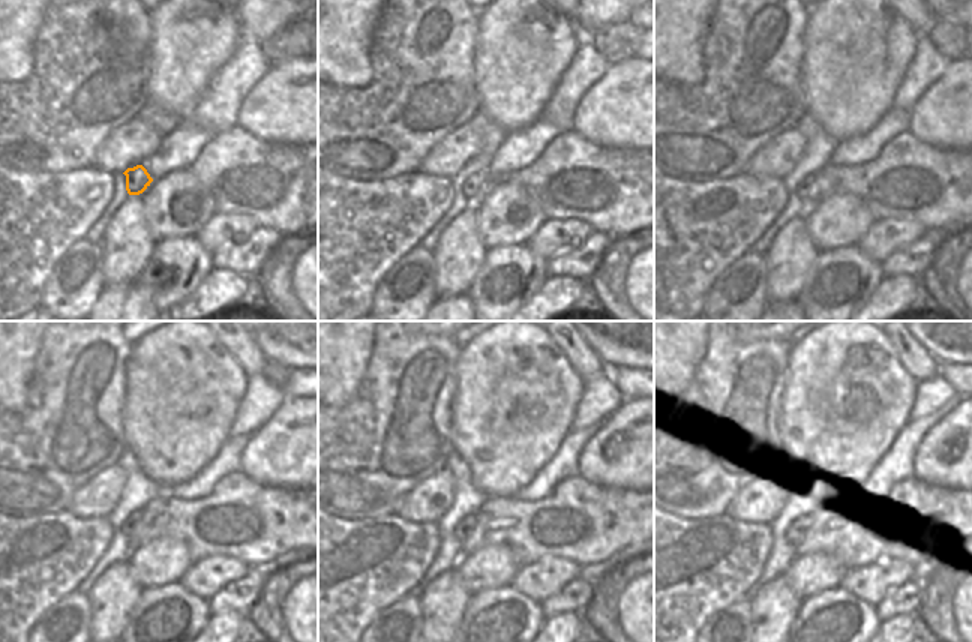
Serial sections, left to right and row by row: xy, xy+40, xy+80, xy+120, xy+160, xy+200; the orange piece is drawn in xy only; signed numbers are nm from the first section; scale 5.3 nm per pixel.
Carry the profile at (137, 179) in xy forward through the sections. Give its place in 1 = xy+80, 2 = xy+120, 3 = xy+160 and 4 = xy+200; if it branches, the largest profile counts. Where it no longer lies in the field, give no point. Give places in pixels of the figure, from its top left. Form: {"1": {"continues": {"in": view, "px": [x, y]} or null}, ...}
{"1": {"continues": {"in": "xy+80", "px": [806, 186]}}, "2": {"continues": {"in": "xy+120", "px": [134, 519]}}, "3": {"continues": {"in": "xy+160", "px": [470, 521]}}, "4": {"continues": {"in": "xy+200", "px": [804, 527]}}}

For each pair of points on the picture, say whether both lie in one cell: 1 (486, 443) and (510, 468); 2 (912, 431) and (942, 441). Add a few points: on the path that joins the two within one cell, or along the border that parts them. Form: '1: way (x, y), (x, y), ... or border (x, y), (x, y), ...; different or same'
1: way (492, 449), (504, 462); same
2: border (950, 411), (918, 446), (914, 461), (915, 470); different

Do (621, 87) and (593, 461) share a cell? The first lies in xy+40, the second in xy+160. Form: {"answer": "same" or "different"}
{"answer": "same"}

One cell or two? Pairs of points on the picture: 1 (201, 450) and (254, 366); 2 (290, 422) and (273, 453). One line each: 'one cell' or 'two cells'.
1: two cells
2: one cell

